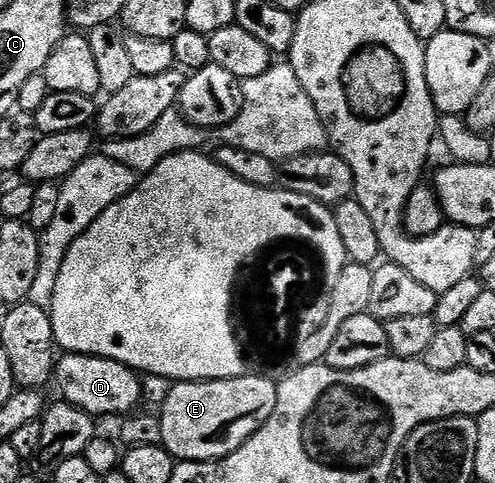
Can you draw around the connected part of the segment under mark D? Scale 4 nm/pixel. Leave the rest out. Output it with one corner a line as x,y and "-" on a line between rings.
64,353
57,360
54,374
54,385
60,388
59,396
68,404
86,411
97,419
120,416
123,418
131,414
137,408
135,405
139,403
140,396
144,393
144,385
140,381
143,381
141,374
136,370
114,359
85,353

